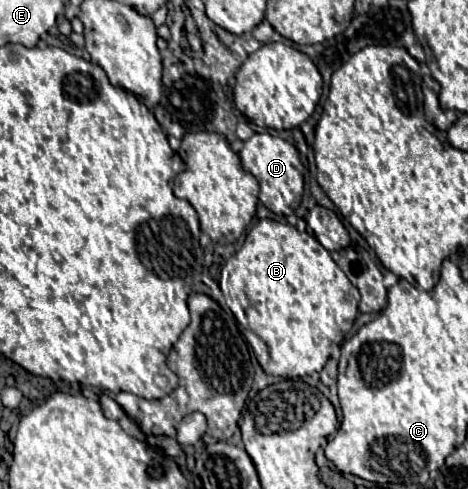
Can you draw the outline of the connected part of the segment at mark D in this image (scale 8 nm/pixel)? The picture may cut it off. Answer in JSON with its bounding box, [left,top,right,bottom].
[240,132,304,216]

